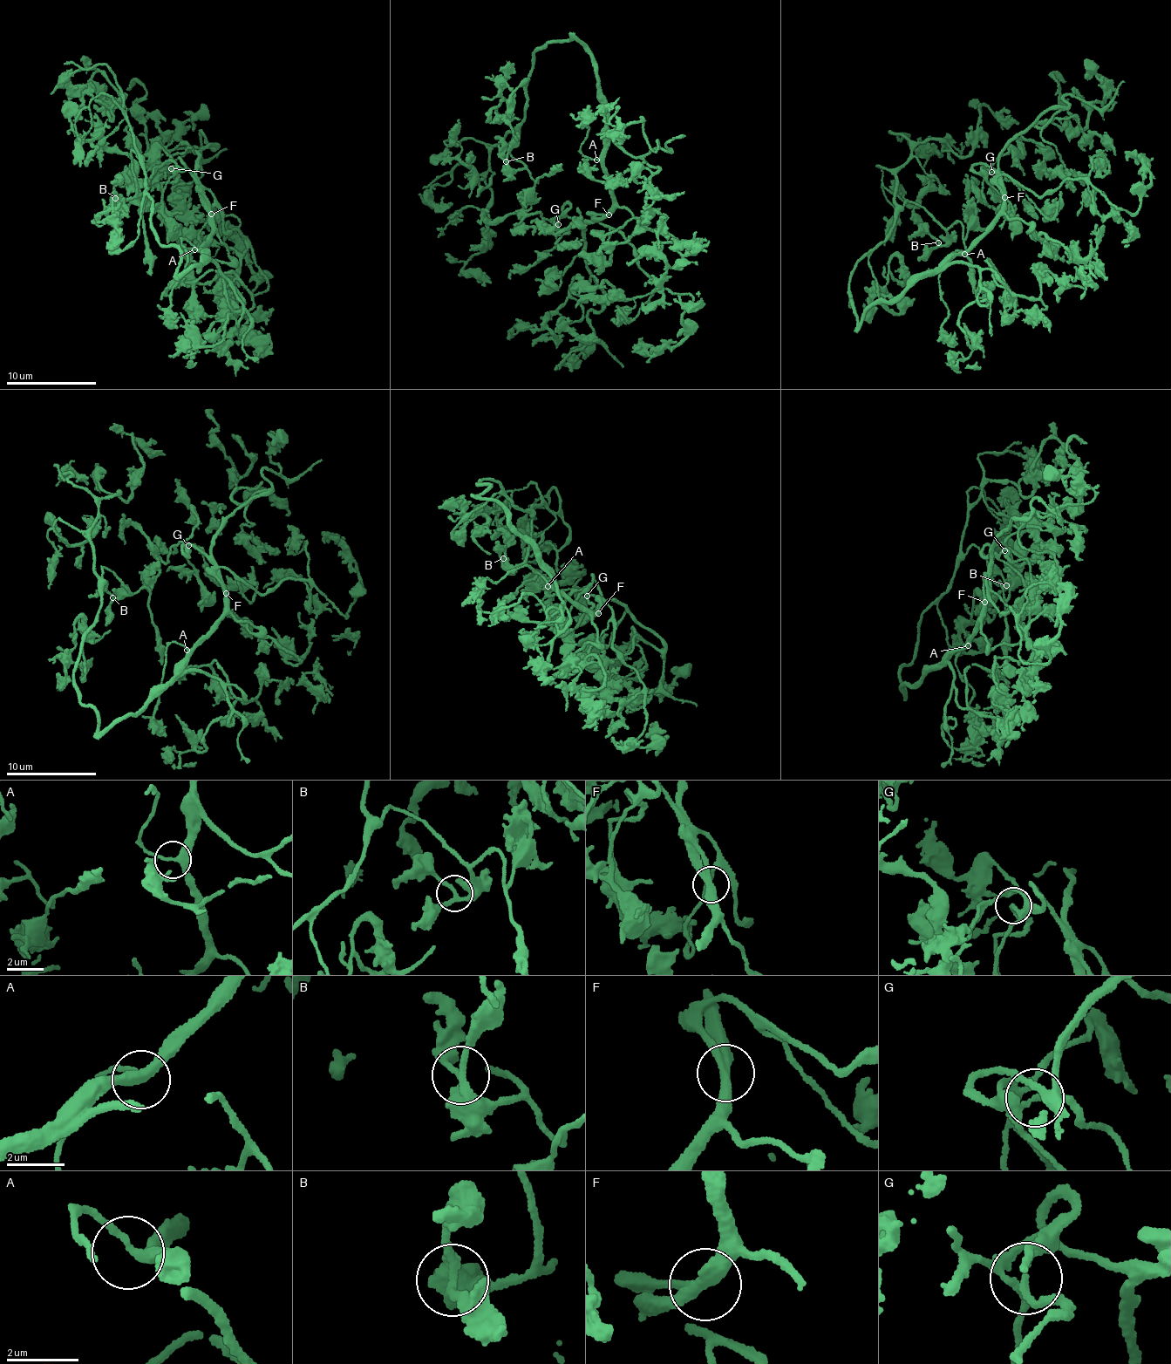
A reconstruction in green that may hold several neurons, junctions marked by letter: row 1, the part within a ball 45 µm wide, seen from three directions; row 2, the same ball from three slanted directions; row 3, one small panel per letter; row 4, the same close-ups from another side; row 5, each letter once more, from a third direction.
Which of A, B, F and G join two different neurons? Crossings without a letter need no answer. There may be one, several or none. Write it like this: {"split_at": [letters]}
{"split_at": []}

